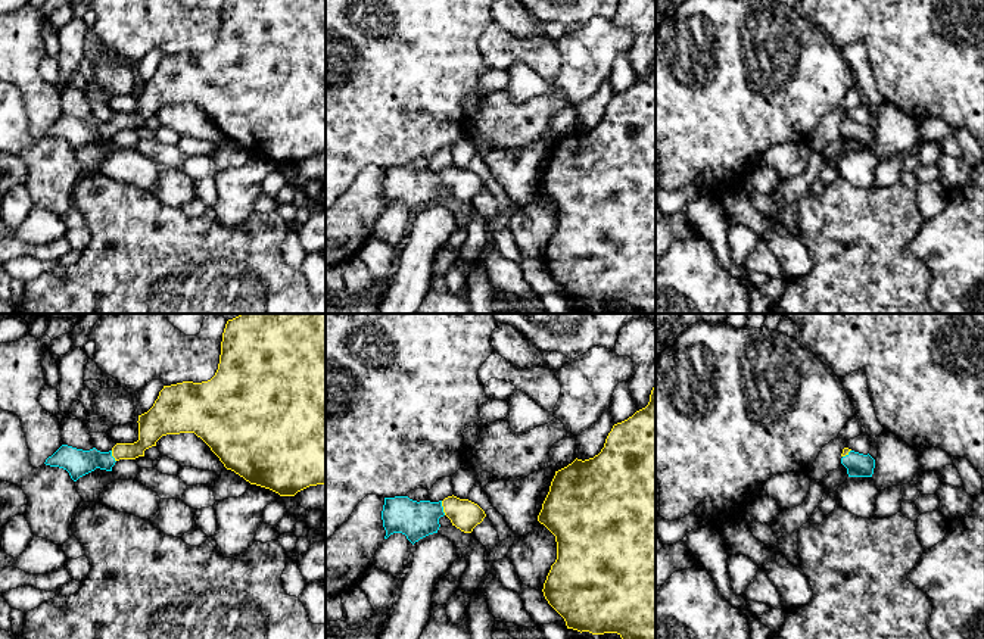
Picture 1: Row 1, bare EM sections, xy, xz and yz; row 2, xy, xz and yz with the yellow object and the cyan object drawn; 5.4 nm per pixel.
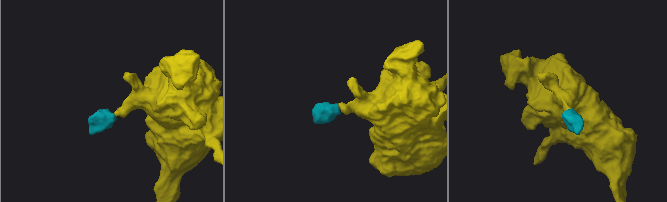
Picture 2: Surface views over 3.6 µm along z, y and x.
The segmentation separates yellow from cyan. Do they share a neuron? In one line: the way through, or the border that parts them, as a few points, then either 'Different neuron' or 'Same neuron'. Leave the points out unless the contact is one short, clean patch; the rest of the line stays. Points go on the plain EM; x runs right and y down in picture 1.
Path across: xz (464, 184), (454, 178), (444, 178), (430, 181), (416, 190). Same neuron

